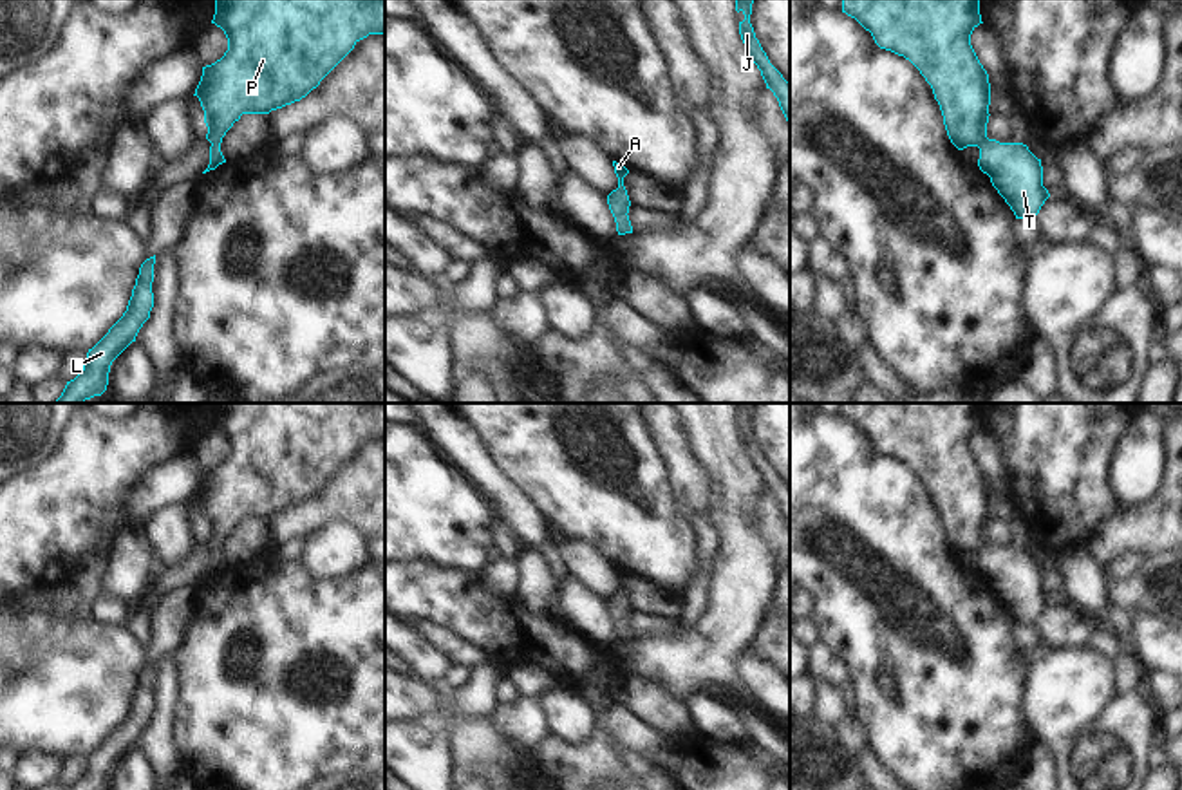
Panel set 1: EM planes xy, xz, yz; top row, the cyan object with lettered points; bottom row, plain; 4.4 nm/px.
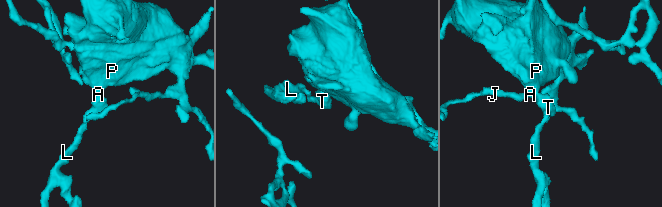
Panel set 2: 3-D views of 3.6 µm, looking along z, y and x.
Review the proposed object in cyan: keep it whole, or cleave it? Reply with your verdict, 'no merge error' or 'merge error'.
no merge error

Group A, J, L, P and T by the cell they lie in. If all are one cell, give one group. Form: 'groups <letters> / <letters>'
groups A J L P T

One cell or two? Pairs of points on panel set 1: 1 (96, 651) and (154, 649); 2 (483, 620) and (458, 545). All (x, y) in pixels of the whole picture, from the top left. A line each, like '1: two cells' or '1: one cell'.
1: two cells
2: two cells

